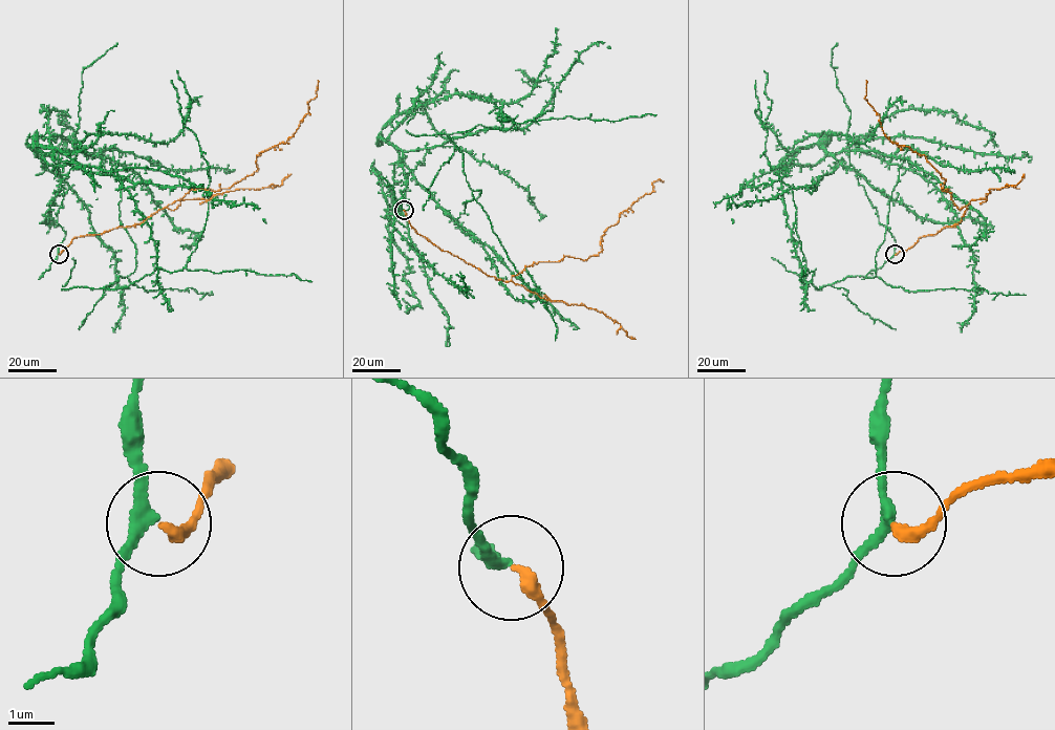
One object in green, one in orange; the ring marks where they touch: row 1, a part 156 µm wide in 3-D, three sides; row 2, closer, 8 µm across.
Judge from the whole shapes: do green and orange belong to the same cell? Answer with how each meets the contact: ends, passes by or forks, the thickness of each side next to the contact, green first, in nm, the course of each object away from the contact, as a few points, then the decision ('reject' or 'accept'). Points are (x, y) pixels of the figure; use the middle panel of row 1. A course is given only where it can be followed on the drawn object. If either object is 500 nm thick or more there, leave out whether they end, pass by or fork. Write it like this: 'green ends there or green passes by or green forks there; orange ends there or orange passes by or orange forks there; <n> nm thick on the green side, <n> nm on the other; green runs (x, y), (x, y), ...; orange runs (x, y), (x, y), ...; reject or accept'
green passes by; orange ends there; 240 nm thick on the green side, 280 nm on the other; green runs (403, 210), (399, 149), (457, 221), (481, 193), (449, 134), (553, 110), (553, 84), (522, 78); orange runs (403, 210), (416, 232), (442, 250), (509, 281), (540, 261), (597, 255), (604, 232), (663, 181); accept

